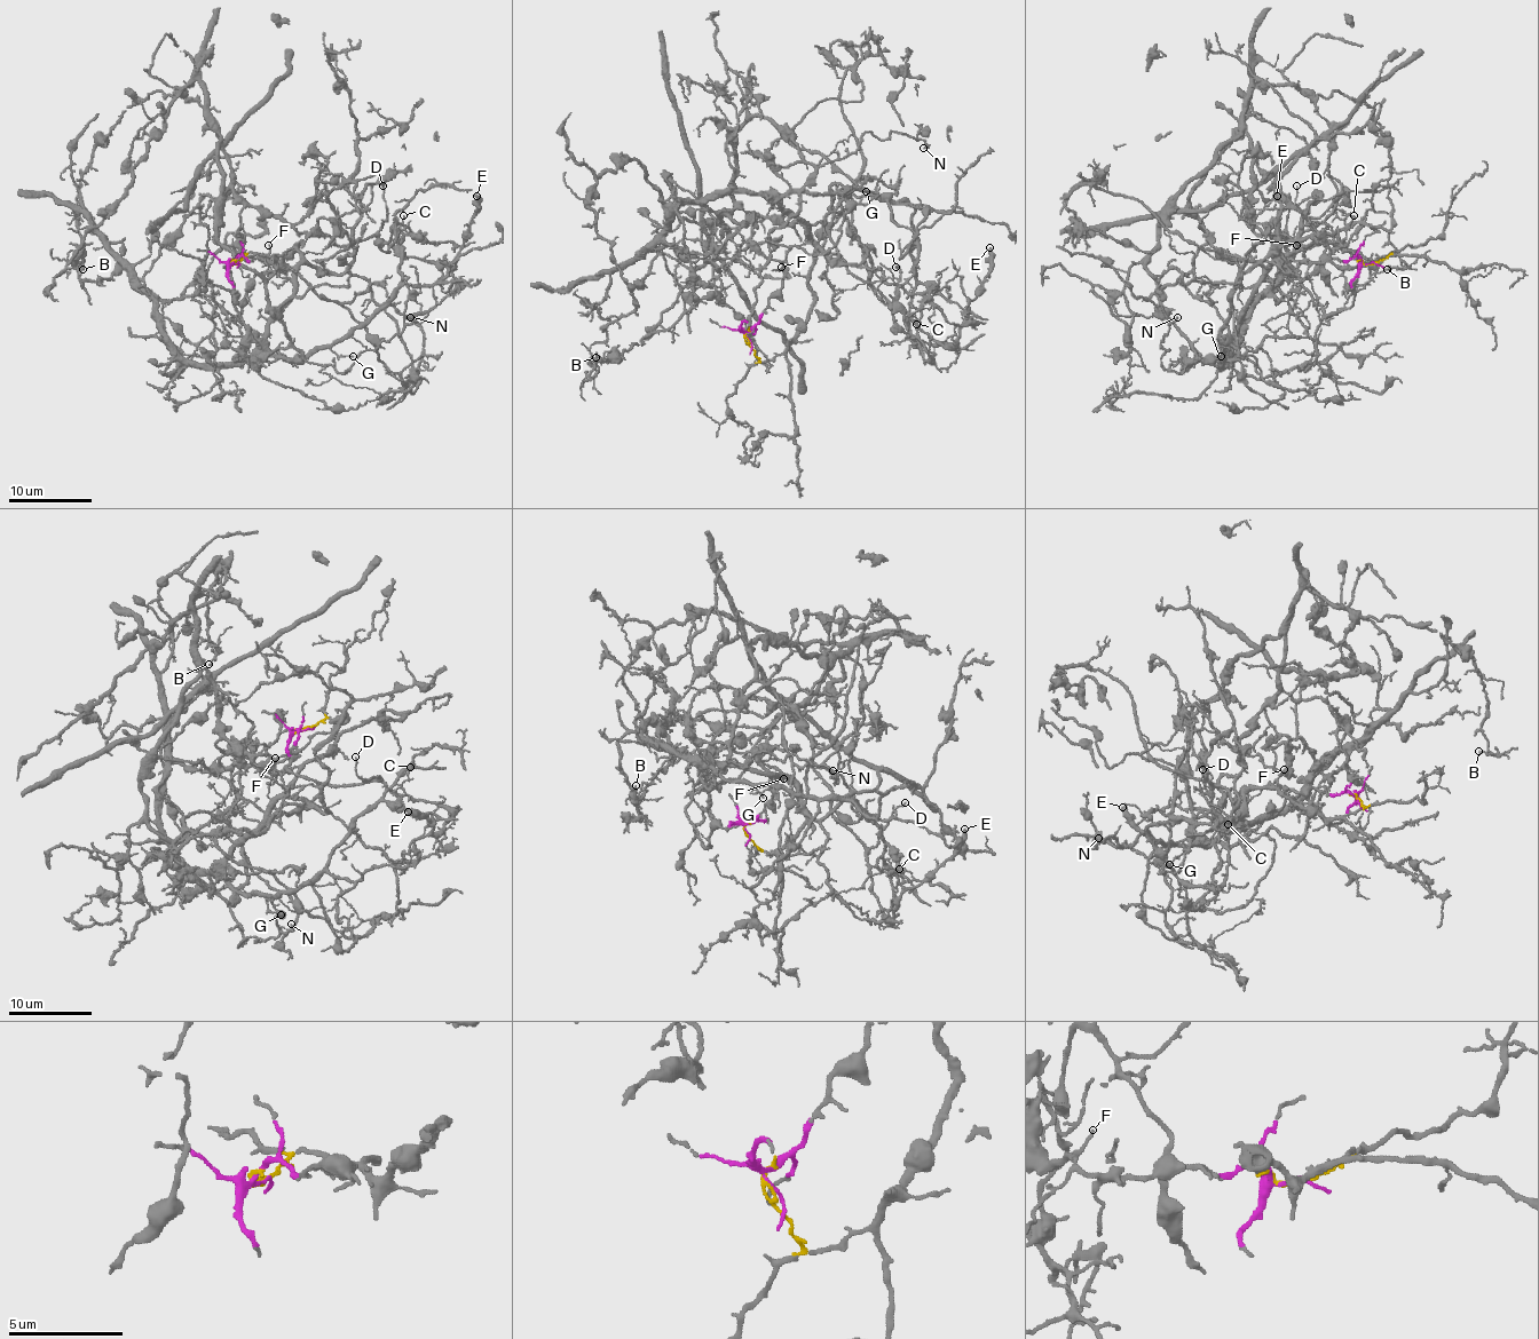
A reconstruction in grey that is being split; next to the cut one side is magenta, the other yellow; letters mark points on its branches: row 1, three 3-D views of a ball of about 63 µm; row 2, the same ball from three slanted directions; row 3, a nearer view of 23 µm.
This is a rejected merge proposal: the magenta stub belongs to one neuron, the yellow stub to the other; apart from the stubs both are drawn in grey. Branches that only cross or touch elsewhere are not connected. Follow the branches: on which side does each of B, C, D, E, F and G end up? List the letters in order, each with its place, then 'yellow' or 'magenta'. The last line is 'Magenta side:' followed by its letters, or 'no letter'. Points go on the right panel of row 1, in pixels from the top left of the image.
B: at (1387, 269); magenta
C: at (1354, 215); magenta
D: at (1296, 185); magenta
E: at (1277, 196); magenta
F: at (1296, 245); magenta
G: at (1221, 356); yellow
Magenta side: B, C, D, E, F

